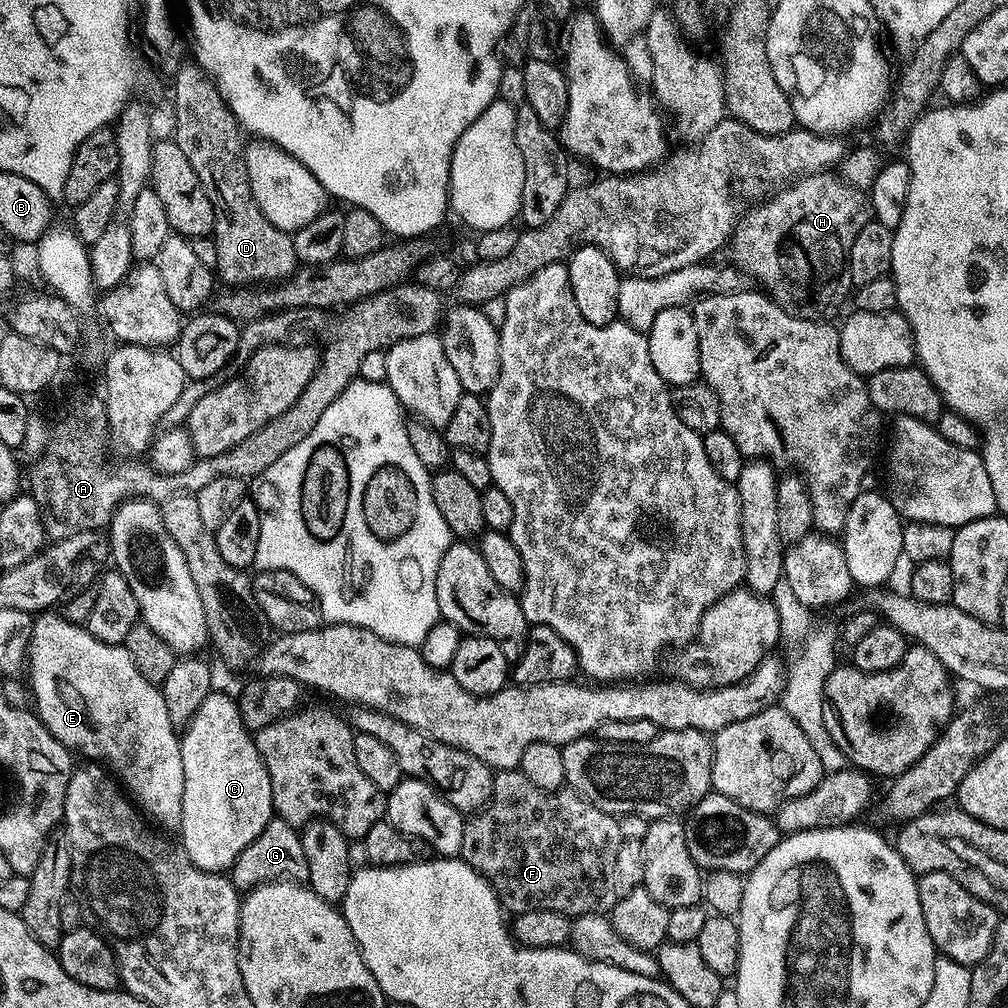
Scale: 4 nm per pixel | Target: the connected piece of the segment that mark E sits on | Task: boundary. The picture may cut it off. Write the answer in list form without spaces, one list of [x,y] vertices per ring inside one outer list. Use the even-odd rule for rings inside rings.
[[[49,610],[32,621],[29,663],[32,690],[36,694],[34,711],[48,727],[48,733],[73,753],[81,752],[84,755],[81,757],[111,769],[149,821],[157,820],[161,829],[179,829],[184,793],[180,736],[170,722],[170,714],[166,714],[166,702],[159,687],[146,682],[146,678],[138,674],[138,666],[134,666],[128,651],[121,645],[107,644],[94,638],[87,627],[72,624],[63,615]]]

